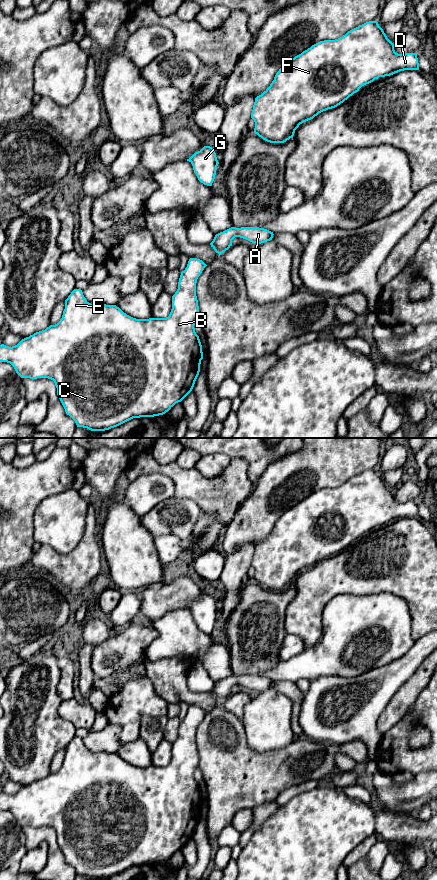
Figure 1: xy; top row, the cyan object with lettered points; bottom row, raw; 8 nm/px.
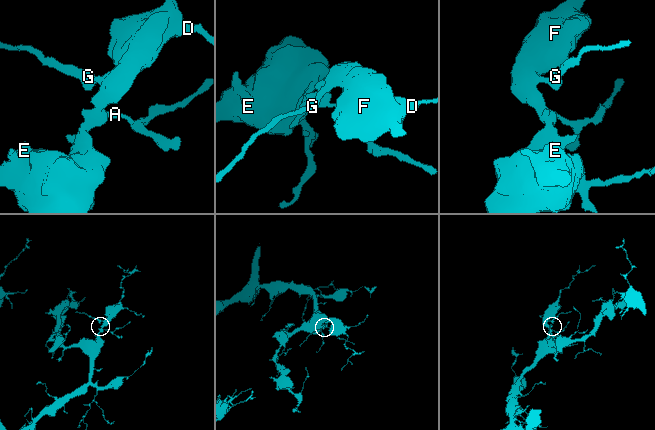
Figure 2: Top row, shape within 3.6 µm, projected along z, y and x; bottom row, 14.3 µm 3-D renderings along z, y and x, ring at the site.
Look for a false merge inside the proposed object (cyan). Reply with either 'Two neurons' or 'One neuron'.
One neuron

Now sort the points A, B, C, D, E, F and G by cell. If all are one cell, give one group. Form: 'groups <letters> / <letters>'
groups A B C D E F G

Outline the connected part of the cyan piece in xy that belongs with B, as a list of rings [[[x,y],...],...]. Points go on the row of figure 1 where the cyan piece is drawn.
[[[190,258],[187,267],[181,272],[178,289],[172,296],[172,309],[166,318],[136,319],[124,313],[116,305],[89,303],[82,290],[74,289],[65,300],[65,309],[62,318],[55,325],[50,325],[45,330],[39,331],[22,339],[17,345],[9,347],[0,345],[0,362],[10,363],[21,378],[48,378],[54,381],[57,395],[77,427],[87,428],[91,431],[105,431],[117,427],[133,418],[154,417],[168,412],[176,403],[181,402],[193,389],[200,372],[200,364],[203,359],[202,345],[199,336],[195,332],[194,325],[199,320],[199,306],[196,296],[197,279],[207,265],[200,259]]]

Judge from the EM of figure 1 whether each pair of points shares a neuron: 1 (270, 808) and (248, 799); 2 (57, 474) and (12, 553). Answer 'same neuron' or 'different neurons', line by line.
1: different neurons
2: same neuron

